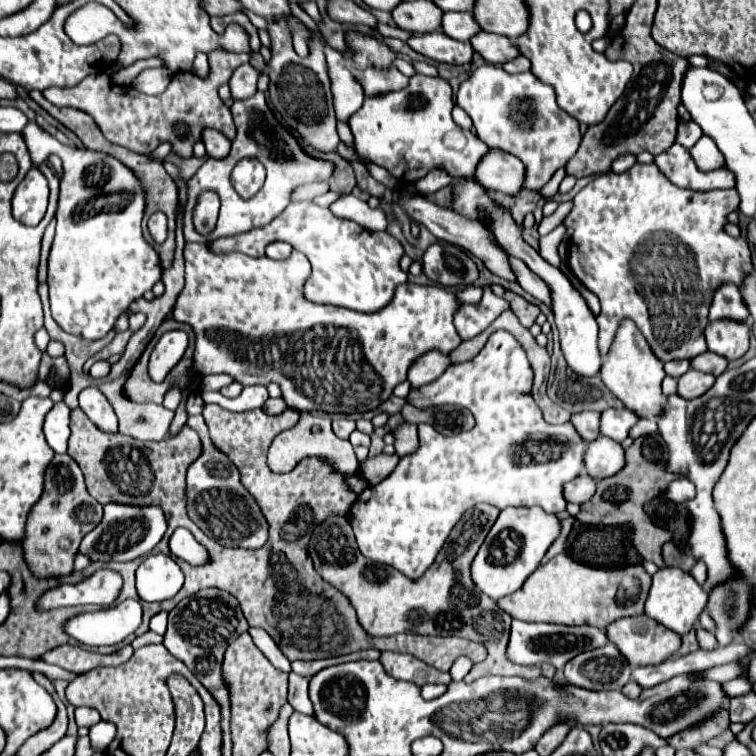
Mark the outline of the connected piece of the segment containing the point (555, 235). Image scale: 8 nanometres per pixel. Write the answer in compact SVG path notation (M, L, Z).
M558 226L558 228L554 228L550 234L546 234L546 236L542 236L538 242L540 242L540 256L550 264L550 266L554 266L554 268L562 268L562 258L560 258L560 254L558 254L558 246L560 246L560 240L562 240L562 236L564 236L564 232L566 232L566 228L564 226Z

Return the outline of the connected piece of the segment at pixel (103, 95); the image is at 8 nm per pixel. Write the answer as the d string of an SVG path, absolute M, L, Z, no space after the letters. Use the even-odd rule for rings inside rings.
M210 54L208 58L210 58L210 70L212 70L210 78L202 80L192 72L174 74L168 88L160 96L146 96L146 94L136 92L134 88L118 86L114 82L108 82L108 78L104 78L104 74L88 76L72 88L46 88L42 94L54 106L62 104L62 106L78 108L78 110L90 114L94 118L96 126L102 130L104 138L118 146L126 146L128 150L138 152L138 154L150 154L162 142L170 142L172 152L176 152L182 158L190 158L192 148L200 140L204 128L220 130L228 140L232 140L236 136L236 132L234 132L236 126L232 122L230 108L226 104L222 104L222 100L218 98L218 86L226 84L228 78L232 76L232 70L236 66L248 62L248 56L246 54ZM178 120L182 120L190 126L190 134L186 138L178 138L172 132L172 124Z

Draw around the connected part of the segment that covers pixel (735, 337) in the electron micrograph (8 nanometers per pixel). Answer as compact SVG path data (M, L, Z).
M720 320L720 322L710 322L704 334L710 352L726 358L728 362L734 362L748 352L748 332L750 328L746 324Z

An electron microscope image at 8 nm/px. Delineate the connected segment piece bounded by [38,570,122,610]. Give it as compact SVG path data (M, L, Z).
M98 570L94 576L86 578L76 586L60 586L50 590L38 600L38 608L56 606L76 606L76 604L96 604L110 606L120 594L122 578L114 570Z

